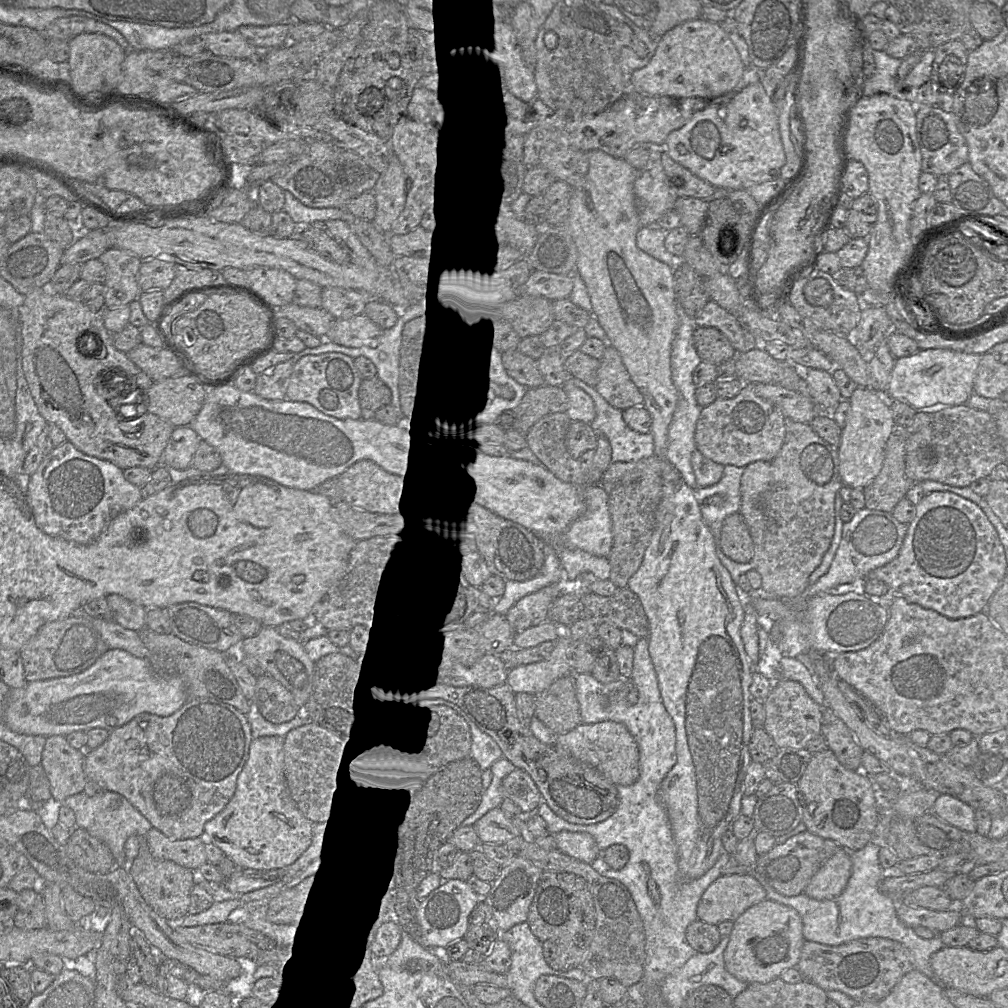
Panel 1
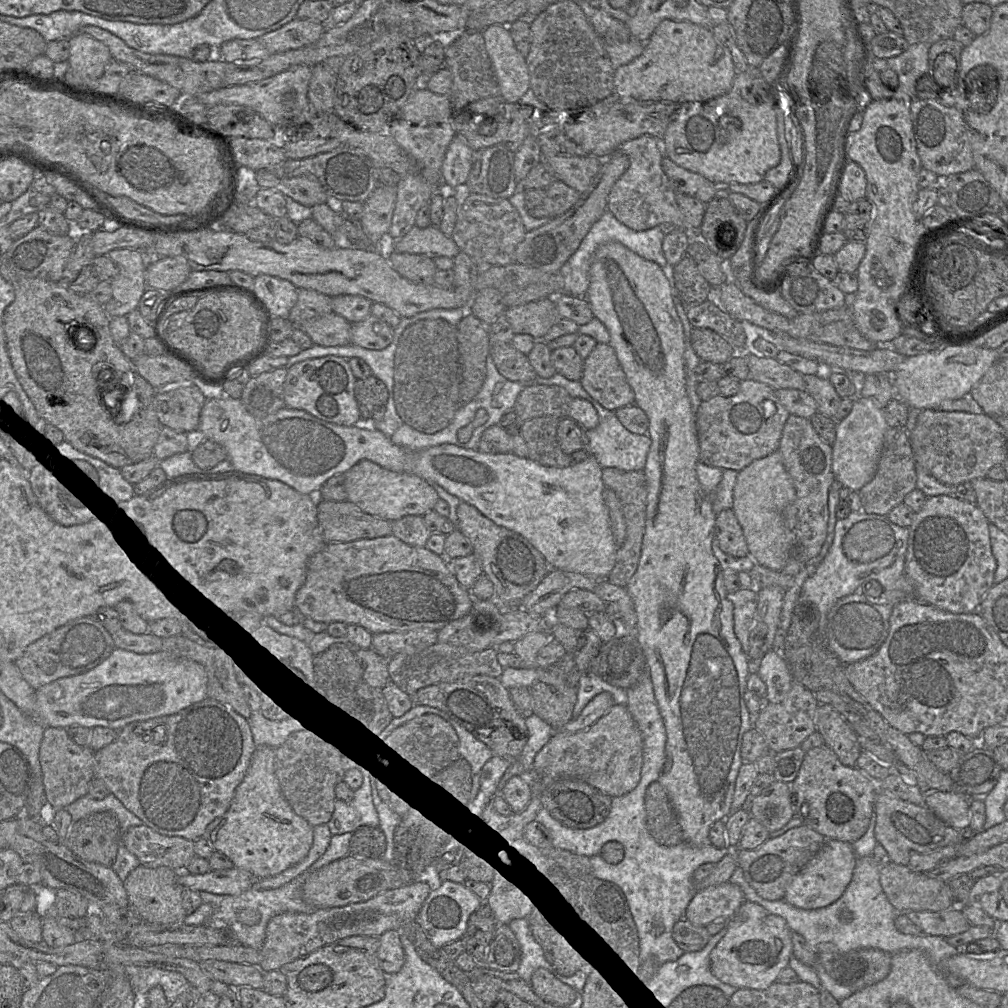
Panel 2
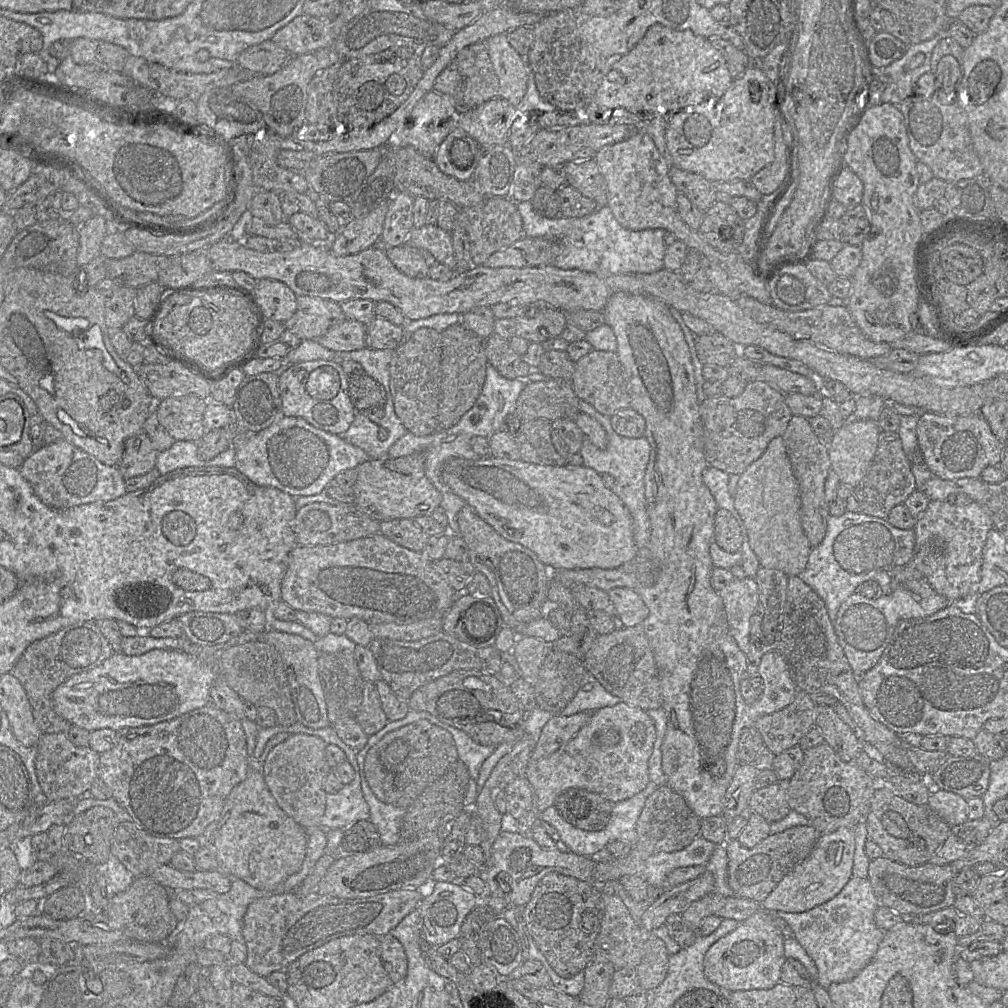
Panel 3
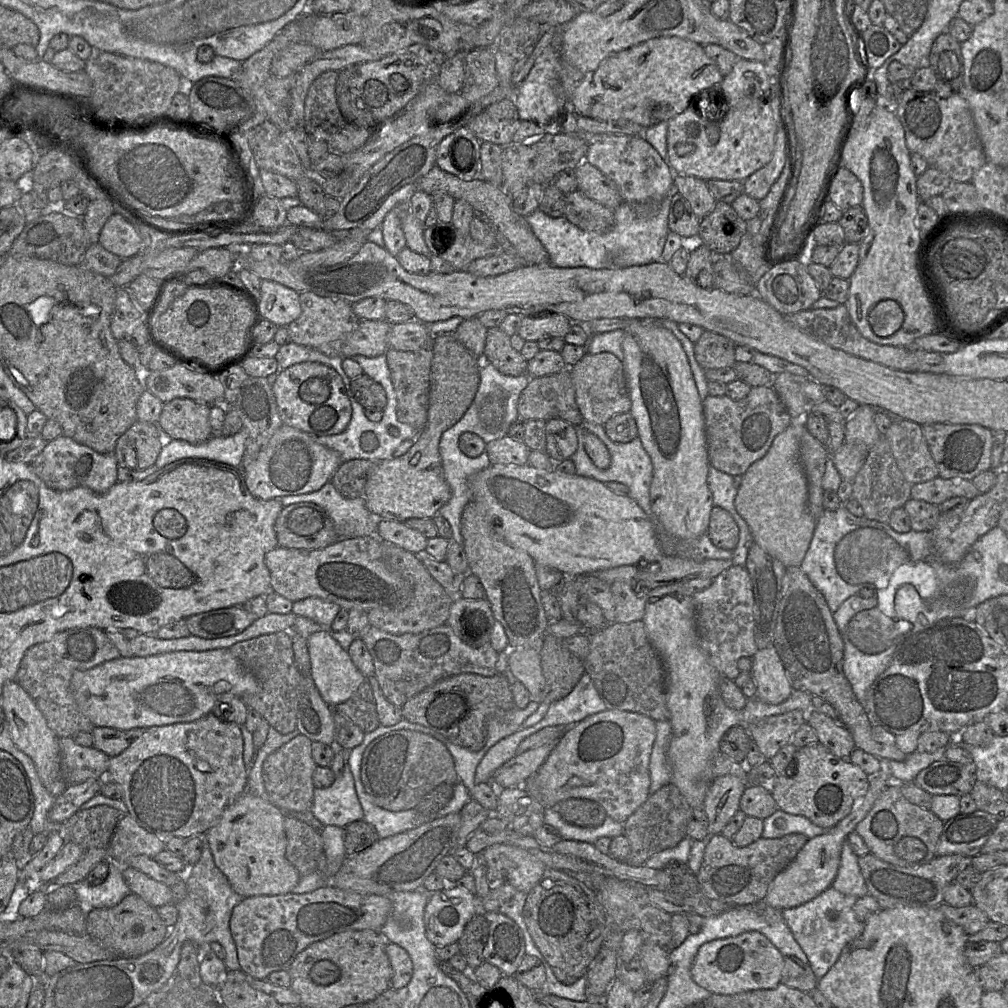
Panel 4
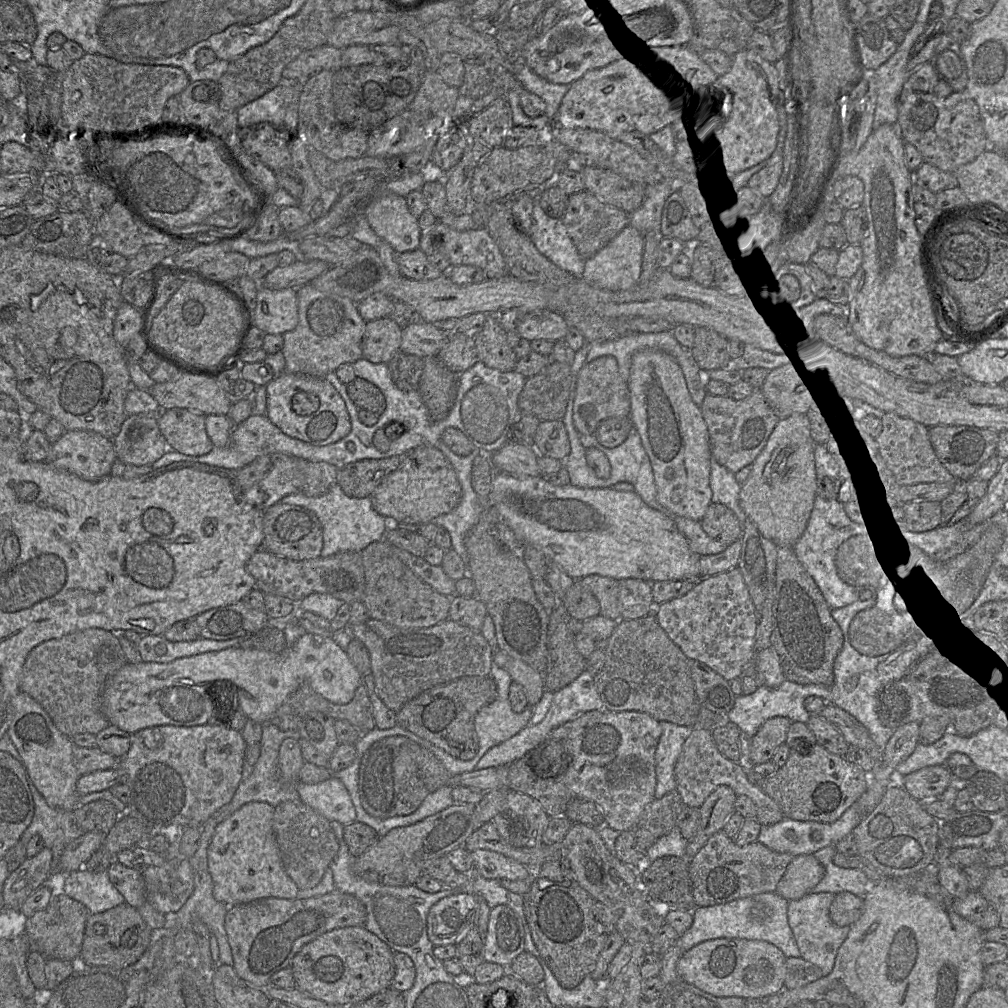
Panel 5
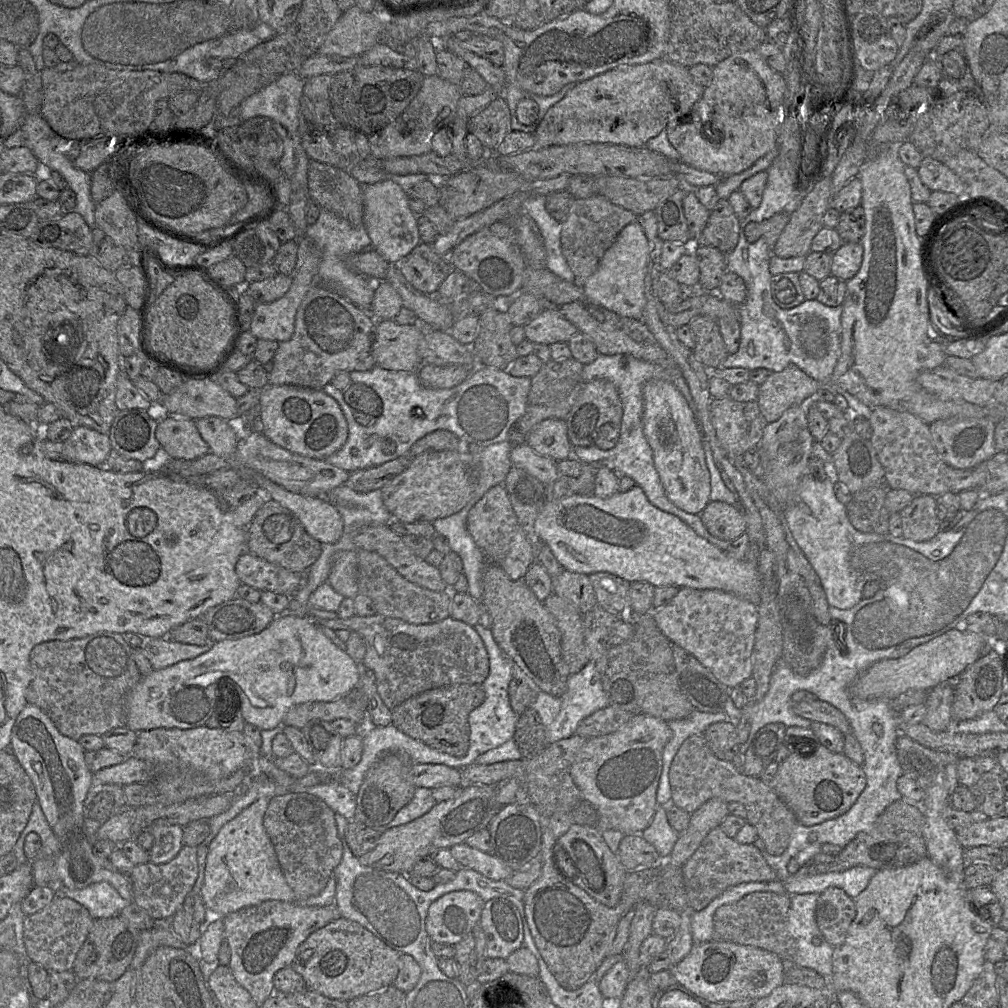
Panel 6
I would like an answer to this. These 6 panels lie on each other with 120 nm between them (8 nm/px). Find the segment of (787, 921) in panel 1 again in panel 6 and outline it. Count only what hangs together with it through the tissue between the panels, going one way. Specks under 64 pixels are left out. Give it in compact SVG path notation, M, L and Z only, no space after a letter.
M727 941L694 944L690 953L670 970L678 984L709 1002L758 1000L784 984L783 961L776 954Z

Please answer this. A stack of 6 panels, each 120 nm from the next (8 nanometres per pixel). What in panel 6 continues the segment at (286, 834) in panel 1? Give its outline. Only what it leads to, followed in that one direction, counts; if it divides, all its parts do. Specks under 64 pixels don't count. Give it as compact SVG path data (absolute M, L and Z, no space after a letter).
M261 797L227 822L209 845L201 897L211 915L224 917L268 900L295 903L263 819L271 798Z

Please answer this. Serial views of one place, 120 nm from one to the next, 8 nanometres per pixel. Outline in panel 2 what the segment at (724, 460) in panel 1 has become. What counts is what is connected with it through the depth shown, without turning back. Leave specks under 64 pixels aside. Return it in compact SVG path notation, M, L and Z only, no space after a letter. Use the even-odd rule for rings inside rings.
M746 379L734 396L717 395L702 401L696 413L696 431L699 442L699 459L708 466L740 472L755 460L764 458L779 449L784 425L790 413L780 403L775 390L767 384ZM764 401L772 401L776 412L767 416Z

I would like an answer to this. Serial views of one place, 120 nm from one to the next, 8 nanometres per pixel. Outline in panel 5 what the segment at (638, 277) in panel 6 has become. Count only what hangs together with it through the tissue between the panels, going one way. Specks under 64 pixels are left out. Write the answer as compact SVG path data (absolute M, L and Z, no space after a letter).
M631 225L626 226L605 247L585 262L581 279L610 291L628 290L640 279L644 253L644 235Z

